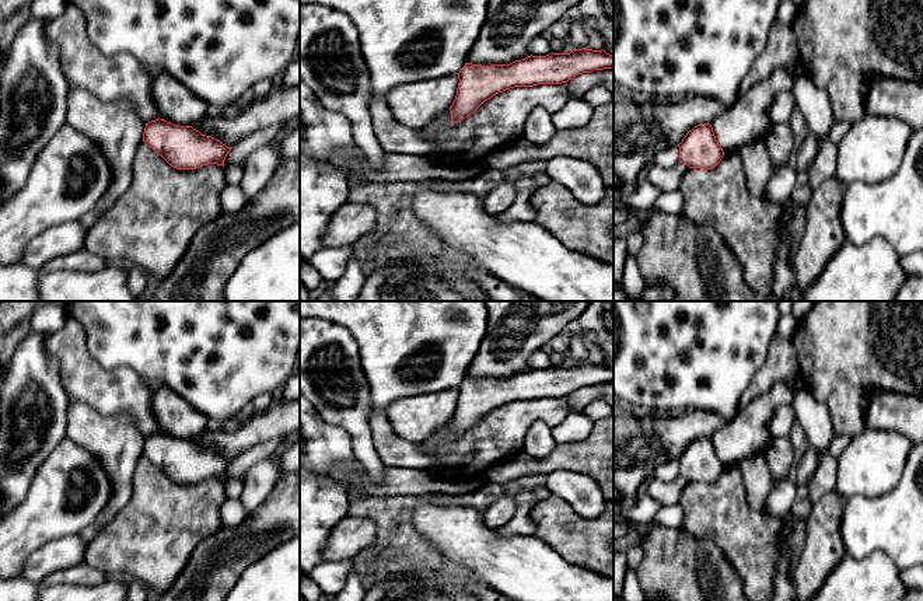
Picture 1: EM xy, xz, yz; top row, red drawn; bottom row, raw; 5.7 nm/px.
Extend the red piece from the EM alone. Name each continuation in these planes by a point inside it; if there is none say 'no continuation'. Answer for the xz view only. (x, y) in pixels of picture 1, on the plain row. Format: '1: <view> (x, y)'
1: xz (406, 348)

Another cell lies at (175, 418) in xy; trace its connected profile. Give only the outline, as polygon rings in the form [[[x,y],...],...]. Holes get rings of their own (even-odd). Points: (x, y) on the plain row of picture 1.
[[[165,385],[153,392],[151,409],[160,433],[174,438],[192,440],[211,426],[209,417]]]

